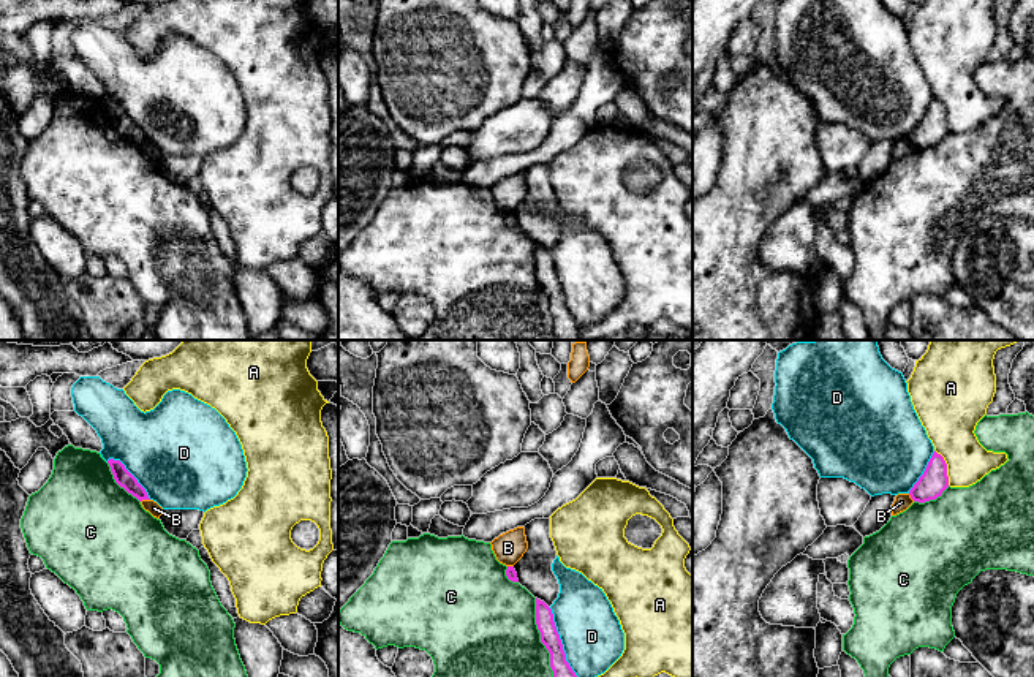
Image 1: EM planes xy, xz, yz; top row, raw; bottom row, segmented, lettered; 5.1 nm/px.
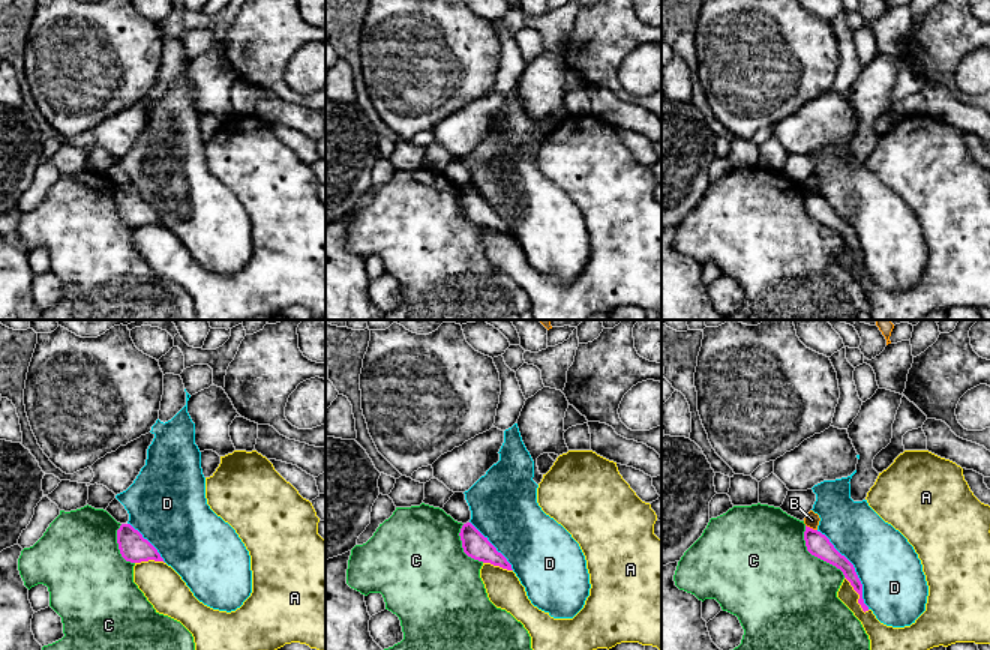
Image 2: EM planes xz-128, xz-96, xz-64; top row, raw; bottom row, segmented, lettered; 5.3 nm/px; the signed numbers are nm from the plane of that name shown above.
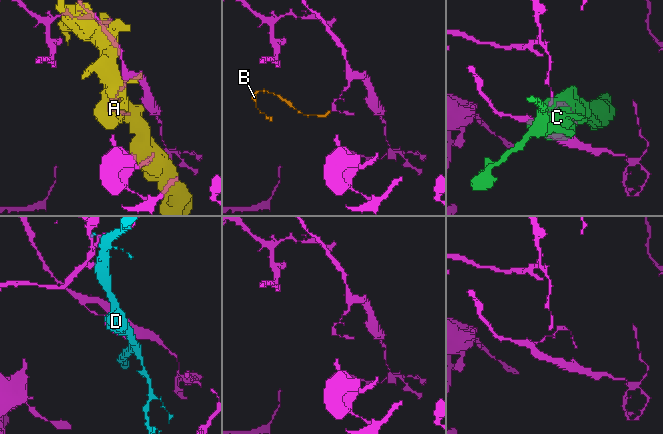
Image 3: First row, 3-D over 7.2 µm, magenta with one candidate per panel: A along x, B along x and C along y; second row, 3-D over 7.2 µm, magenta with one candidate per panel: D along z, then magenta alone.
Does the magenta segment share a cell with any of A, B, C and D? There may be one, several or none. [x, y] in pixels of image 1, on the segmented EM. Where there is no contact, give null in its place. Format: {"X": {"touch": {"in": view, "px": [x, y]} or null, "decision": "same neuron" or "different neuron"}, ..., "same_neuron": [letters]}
{"A": {"touch": {"in": "yz", "px": [946, 467]}, "decision": "different neuron"}, "B": {"touch": {"in": "xy", "px": [144, 499]}, "decision": "different neuron"}, "C": {"touch": {"in": "xz", "px": [541, 638]}, "decision": "different neuron"}, "D": {"touch": {"in": "xz", "px": [560, 642]}, "decision": "different neuron"}, "same_neuron": []}

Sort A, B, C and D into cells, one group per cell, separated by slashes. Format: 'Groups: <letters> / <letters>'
Groups: A / B / C / D

